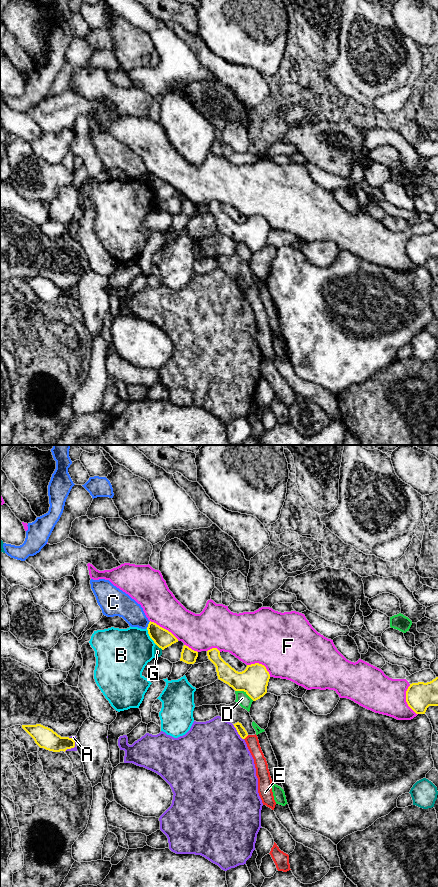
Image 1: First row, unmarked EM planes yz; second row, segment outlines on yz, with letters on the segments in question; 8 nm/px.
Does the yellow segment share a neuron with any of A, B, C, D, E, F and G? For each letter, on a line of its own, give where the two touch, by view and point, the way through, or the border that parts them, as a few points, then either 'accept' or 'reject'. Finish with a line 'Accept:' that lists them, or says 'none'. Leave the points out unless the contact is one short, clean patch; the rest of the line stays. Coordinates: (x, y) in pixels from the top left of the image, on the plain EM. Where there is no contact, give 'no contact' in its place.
A: meets yellow in yz at (237, 283); reject
B: meets yellow in yz at (149, 187); reject
C: meets yellow in yz at (148, 176); border along yz (150, 173), (146, 179); reject
D: meets yellow in yz at (244, 243); reject
E: meets yellow in yz at (246, 288); border along yz (248, 287), (244, 291); reject
F: meets yellow in yz at (406, 251); reject
G: meets yellow in yz at (159, 199); reject
Accept: none

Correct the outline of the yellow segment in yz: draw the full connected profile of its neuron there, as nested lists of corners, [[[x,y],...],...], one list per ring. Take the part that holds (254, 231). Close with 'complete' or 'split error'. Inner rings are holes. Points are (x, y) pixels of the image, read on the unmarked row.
[[[217,200],[208,202],[207,208],[216,219],[218,231],[235,243],[244,243],[253,253],[267,245],[270,226],[264,217],[259,215],[247,217],[244,223],[238,224],[221,210]]]; complete

